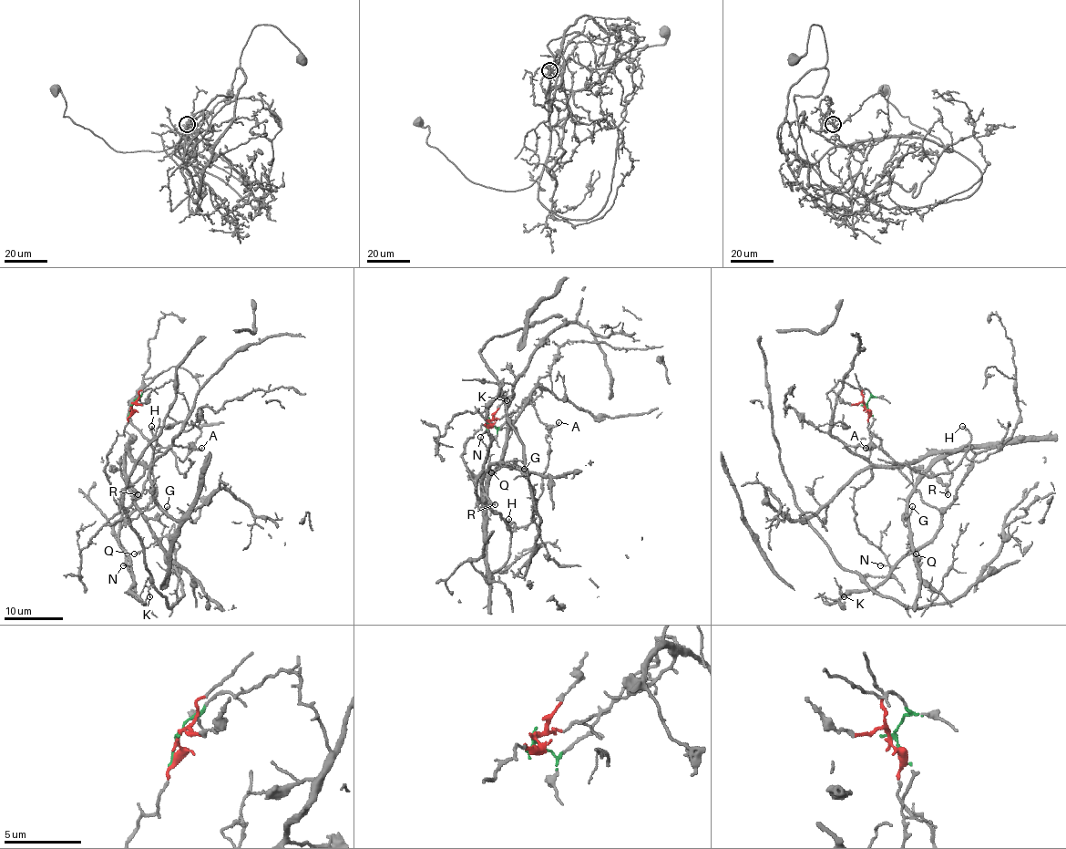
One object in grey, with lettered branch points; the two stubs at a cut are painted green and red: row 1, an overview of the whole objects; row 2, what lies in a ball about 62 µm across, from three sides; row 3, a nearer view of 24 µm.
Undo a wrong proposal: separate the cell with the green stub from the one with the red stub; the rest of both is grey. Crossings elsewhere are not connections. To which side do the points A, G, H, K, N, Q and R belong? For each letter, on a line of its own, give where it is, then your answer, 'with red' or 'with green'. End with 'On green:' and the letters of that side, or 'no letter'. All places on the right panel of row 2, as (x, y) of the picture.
A: at (866, 448); with green
G: at (912, 506); with green
H: at (962, 426); with red
K: at (844, 596); with red
N: at (880, 565); with red
Q: at (916, 553); with green
R: at (948, 494); with green
On green: A, G, Q, R

